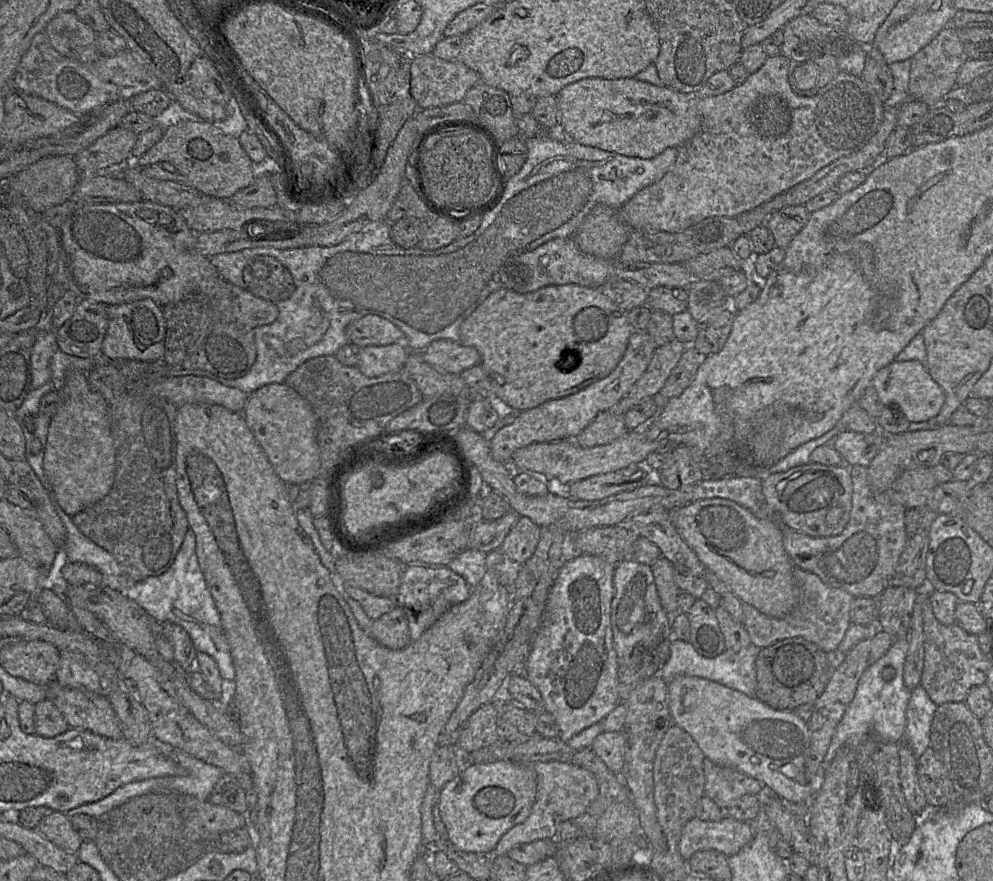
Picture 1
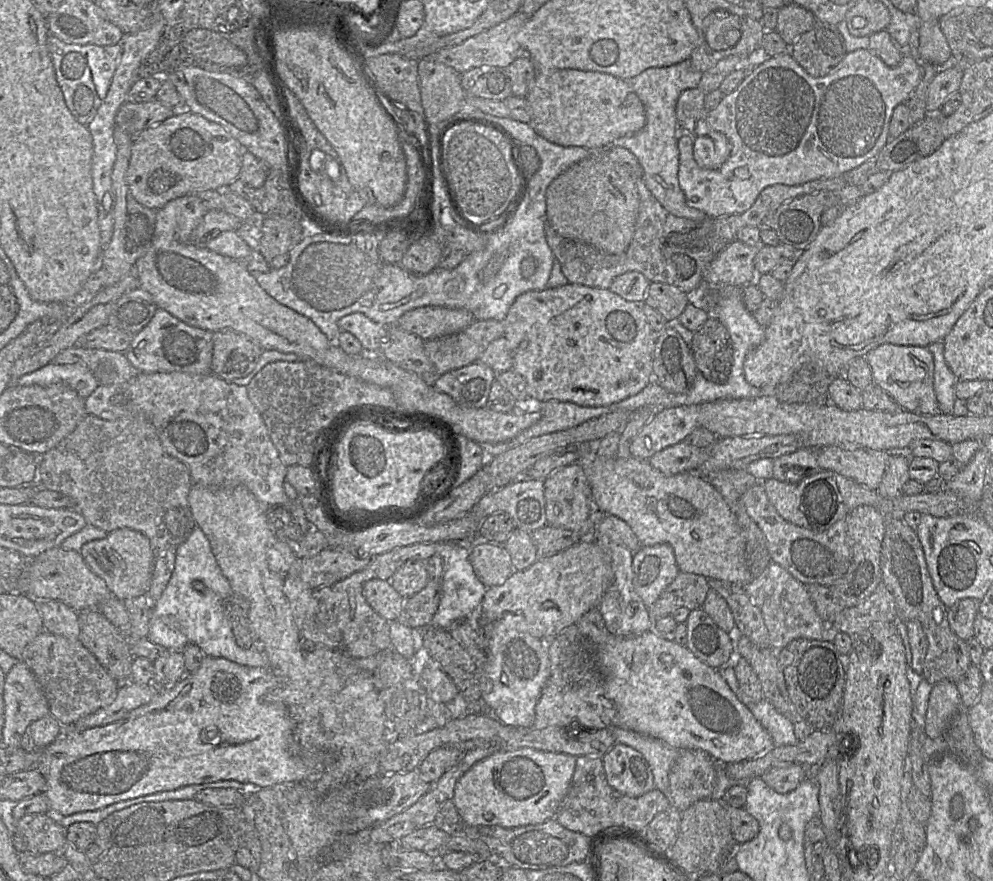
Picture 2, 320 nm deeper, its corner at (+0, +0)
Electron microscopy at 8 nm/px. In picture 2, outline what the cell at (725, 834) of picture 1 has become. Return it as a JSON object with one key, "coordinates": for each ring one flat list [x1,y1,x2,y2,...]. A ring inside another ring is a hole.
{"coordinates":[[578,756,569,791,554,818,564,828,590,837,598,830,613,825,644,831,656,814,669,807,668,798,657,788,638,797,619,793,607,782,602,758]]}

